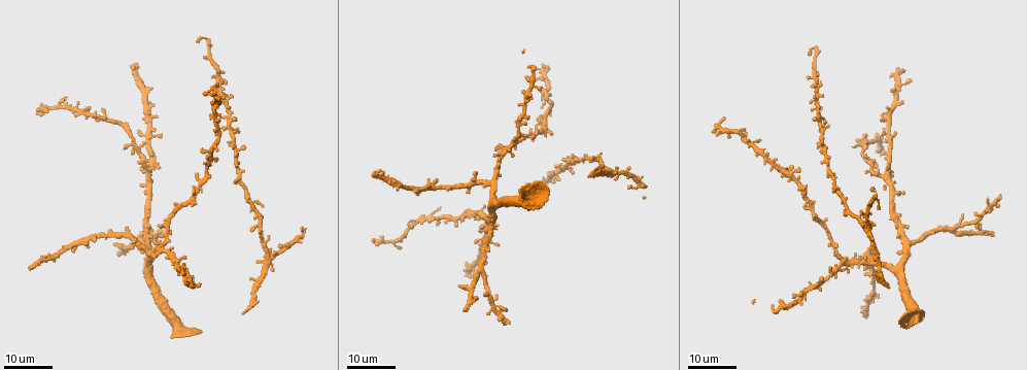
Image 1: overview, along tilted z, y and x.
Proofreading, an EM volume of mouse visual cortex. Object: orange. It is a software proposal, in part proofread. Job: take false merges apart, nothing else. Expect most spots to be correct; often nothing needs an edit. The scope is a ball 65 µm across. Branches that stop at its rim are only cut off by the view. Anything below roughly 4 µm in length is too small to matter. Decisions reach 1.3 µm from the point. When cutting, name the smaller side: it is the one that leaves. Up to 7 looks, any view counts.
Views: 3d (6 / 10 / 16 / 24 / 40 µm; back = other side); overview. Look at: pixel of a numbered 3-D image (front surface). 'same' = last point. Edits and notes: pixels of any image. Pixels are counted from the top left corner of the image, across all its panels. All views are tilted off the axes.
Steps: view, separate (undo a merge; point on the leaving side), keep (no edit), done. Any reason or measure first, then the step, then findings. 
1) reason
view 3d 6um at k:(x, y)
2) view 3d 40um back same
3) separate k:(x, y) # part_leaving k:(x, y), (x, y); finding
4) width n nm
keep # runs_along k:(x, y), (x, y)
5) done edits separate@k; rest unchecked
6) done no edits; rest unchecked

three arms meet
view 3d 24um at 1:(209, 160)

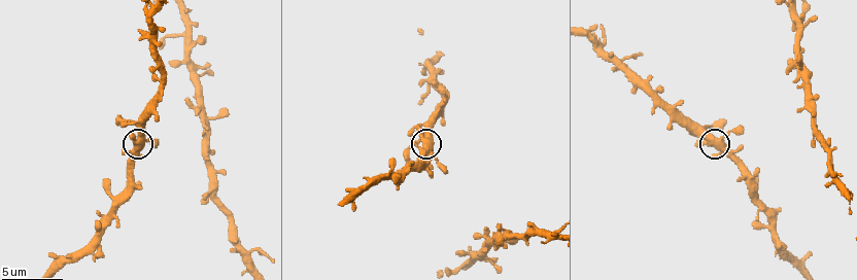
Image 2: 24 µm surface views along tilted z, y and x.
view 3d 10um at 2:(432, 148)

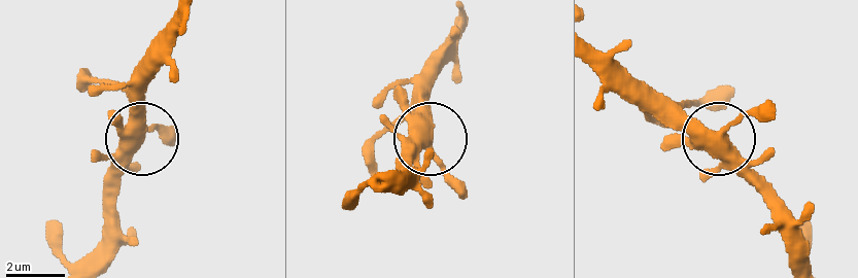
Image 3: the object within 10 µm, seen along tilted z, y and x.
arms 3
keep # all the same cell

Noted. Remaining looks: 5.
view 3d 24um at 1:(148, 253)

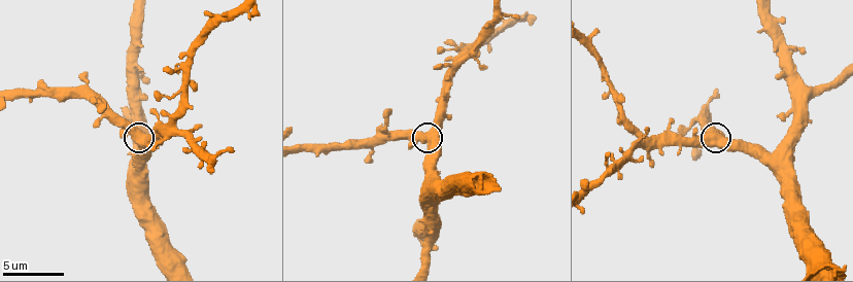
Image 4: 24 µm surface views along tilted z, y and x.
view 3d 10um at 4:(428, 142)

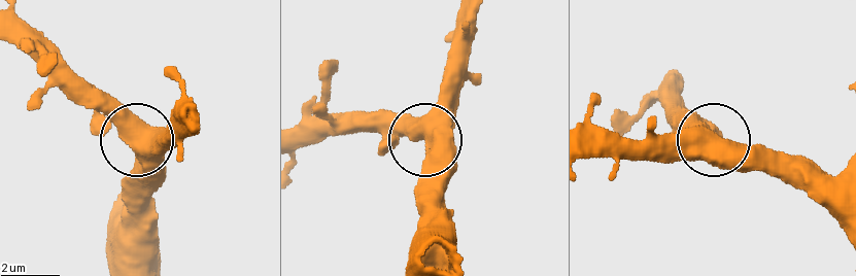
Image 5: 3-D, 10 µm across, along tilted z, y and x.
keep # one cell here

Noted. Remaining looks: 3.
calibre changes
view 3d 6um at 4:(610, 167)

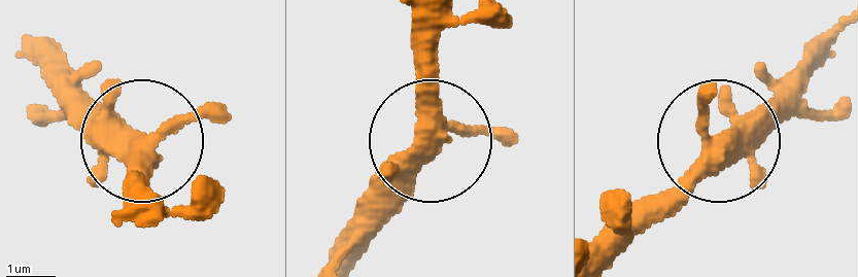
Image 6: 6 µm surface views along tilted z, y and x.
arms 5
keep # runs_along 6:(33, 66), (137, 140), (145, 203); continuous, no second cell

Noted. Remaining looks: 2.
four arms meet
view 3d 6um at 4:(172, 120)

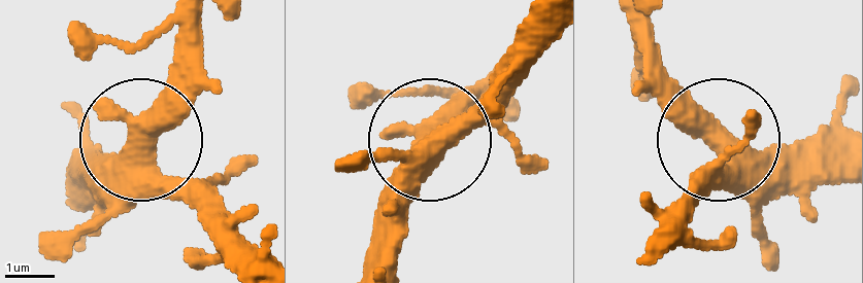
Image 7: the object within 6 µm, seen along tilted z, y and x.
arms 4
keep # all the same cell

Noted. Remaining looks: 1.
done no edits; rest unchecked

